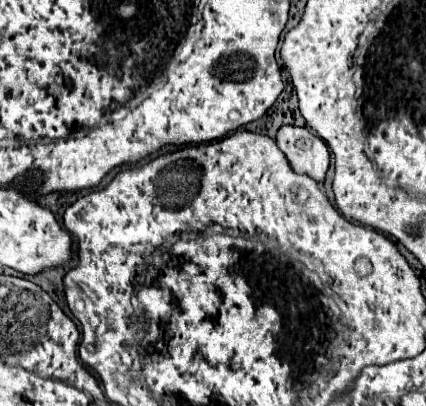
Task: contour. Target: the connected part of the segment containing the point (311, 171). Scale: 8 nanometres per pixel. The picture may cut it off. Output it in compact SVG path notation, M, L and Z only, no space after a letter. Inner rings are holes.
M286 124L278 128L276 144L296 172L308 174L322 184L330 164L330 152L324 140L314 136L308 128Z

